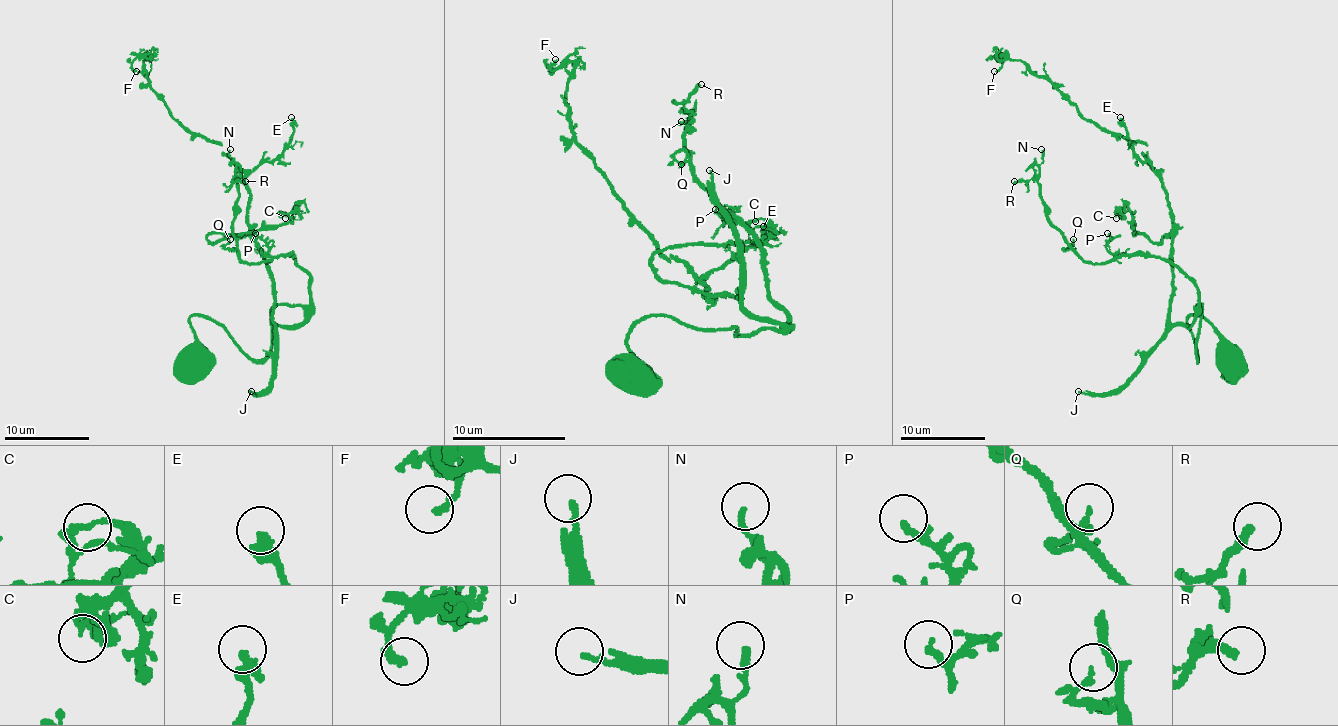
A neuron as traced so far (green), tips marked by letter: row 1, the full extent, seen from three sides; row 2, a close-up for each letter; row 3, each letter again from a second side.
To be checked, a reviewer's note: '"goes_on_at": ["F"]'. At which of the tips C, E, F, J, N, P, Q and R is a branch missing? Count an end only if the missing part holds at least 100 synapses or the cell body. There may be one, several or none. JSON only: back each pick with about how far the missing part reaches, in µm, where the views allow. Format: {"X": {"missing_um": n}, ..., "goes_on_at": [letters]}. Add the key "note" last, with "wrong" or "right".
{"J": {"missing_um": 250}, "goes_on_at": ["J"], "note": "wrong"}

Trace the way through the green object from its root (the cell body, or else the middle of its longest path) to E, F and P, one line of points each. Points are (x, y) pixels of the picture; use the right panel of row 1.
E: (1231, 363), (1218, 333), (1191, 316), (1197, 359), (1201, 305), (1191, 324), (1169, 320), (1167, 190), (1120, 117)
F: (1231, 363), (1191, 316), (1197, 359), (1201, 305), (1169, 320), (1171, 216), (1146, 145), (1018, 60), (994, 71)
P: (1231, 363), (1218, 333), (1191, 316), (1197, 359), (1199, 288), (1161, 258), (1116, 256), (1107, 233)

